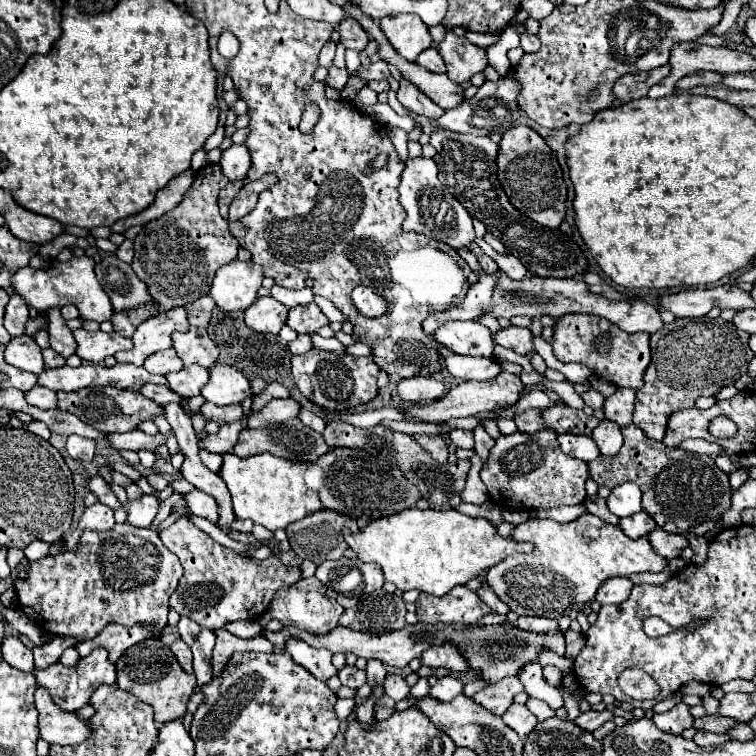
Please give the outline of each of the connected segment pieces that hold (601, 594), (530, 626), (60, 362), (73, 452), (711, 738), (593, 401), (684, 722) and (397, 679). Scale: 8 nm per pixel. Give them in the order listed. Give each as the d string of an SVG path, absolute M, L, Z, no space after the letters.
M621 577L609 579L609 581L605 581L605 583L599 587L599 591L597 591L597 595L595 595L595 601L597 601L599 605L619 605L621 601L625 601L625 599L629 597L631 587L633 587L633 585L631 585L629 579L621 579Z
M519 617L517 625L527 631L535 633L557 633L557 621L555 619L545 619L545 617Z
M51 347L43 351L43 359L45 359L45 367L63 367L65 365L65 359L59 353L55 353Z
M69 435L65 449L77 461L91 461L95 457L95 441L79 435Z
M697 731L693 741L701 747L711 747L711 745L721 745L725 741L729 741L727 735L717 735L717 733L707 733L707 731Z
M595 389L583 393L581 399L583 399L585 405L591 407L591 409L603 409L603 403L605 403L605 397L603 397L599 391L595 391Z
M681 701L681 703L677 703L671 711L653 715L653 723L655 723L661 731L665 731L665 733L681 735L681 731L685 731L687 727L691 727L693 717L691 717L691 713L689 713L689 705L685 705L685 703Z
M387 675L385 679L385 695L389 695L393 701L401 701L409 697L409 685L401 675Z

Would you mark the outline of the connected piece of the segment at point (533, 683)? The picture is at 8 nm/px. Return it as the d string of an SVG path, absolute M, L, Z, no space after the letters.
M529 663L525 665L519 675L517 675L525 687L525 693L529 697L535 697L535 699L541 699L545 701L551 709L559 709L563 707L563 697L561 697L561 691L557 687L551 687L549 683L545 683L543 679L543 673L541 673L541 665L539 663Z

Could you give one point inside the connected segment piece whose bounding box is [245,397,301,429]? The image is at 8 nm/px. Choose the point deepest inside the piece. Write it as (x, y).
(279, 410)

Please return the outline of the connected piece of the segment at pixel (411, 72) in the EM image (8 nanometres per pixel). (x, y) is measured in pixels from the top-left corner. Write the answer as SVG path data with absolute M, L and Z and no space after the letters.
M347 1L347 7L345 7L353 19L357 19L361 23L361 27L371 33L371 37L379 43L379 55L385 63L397 67L401 71L403 77L411 79L427 97L431 97L441 109L453 109L457 107L459 103L463 103L463 95L465 95L465 89L457 83L453 83L447 75L439 75L439 73L431 73L431 71L425 71L425 67L419 67L417 63L411 63L407 59L403 59L387 41L387 37L383 35L381 27L377 21L369 19L367 15L363 15L357 7L353 7L349 1Z

